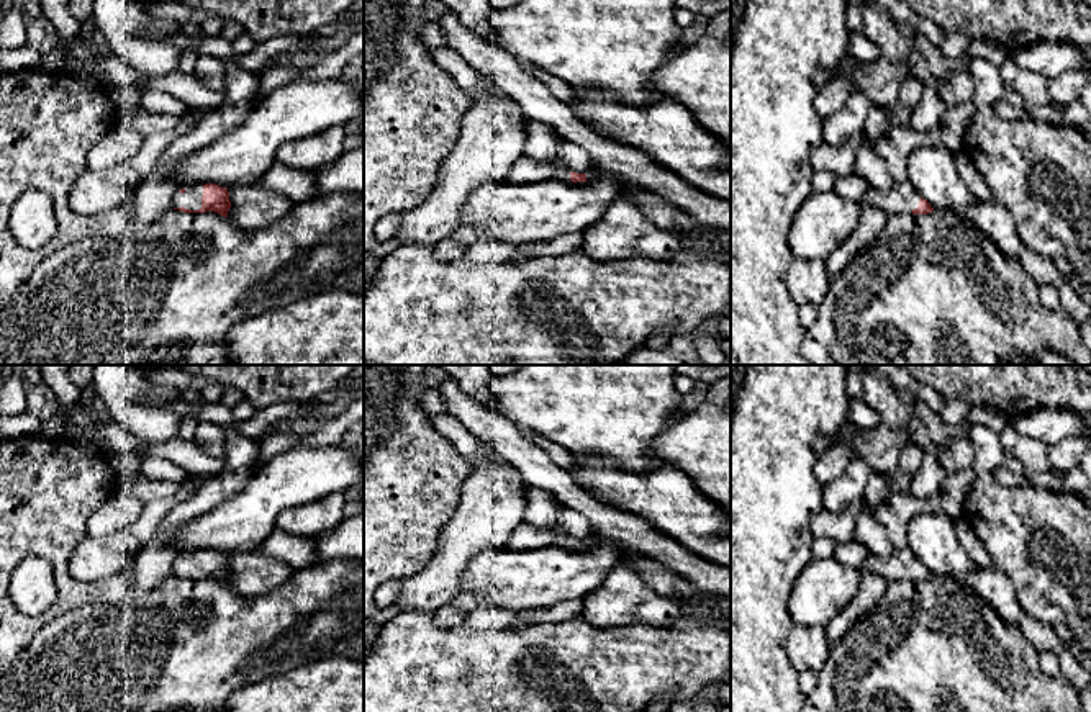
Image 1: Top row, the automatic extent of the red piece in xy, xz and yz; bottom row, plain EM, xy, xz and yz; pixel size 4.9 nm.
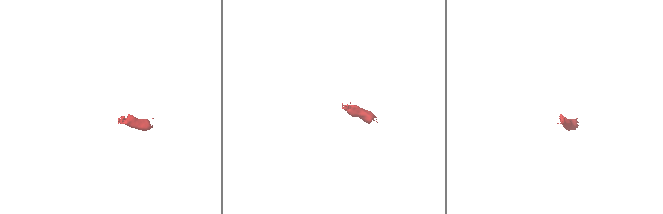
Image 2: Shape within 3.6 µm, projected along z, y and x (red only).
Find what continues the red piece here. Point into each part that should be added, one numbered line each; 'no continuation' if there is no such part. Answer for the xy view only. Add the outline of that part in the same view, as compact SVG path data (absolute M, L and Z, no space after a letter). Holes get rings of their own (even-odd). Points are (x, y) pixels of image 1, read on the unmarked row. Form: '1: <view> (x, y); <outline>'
1: xy (192, 565); M197 550L190 555L185 555L183 560L175 558L172 565L174 575L187 575L197 578L201 575L203 552Z

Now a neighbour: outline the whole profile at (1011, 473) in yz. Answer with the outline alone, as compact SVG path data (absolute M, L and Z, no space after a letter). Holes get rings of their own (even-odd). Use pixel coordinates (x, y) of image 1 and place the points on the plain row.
M1011 453L1006 455L1001 466L993 471L996 481L1007 488L1030 486L1024 465Z

